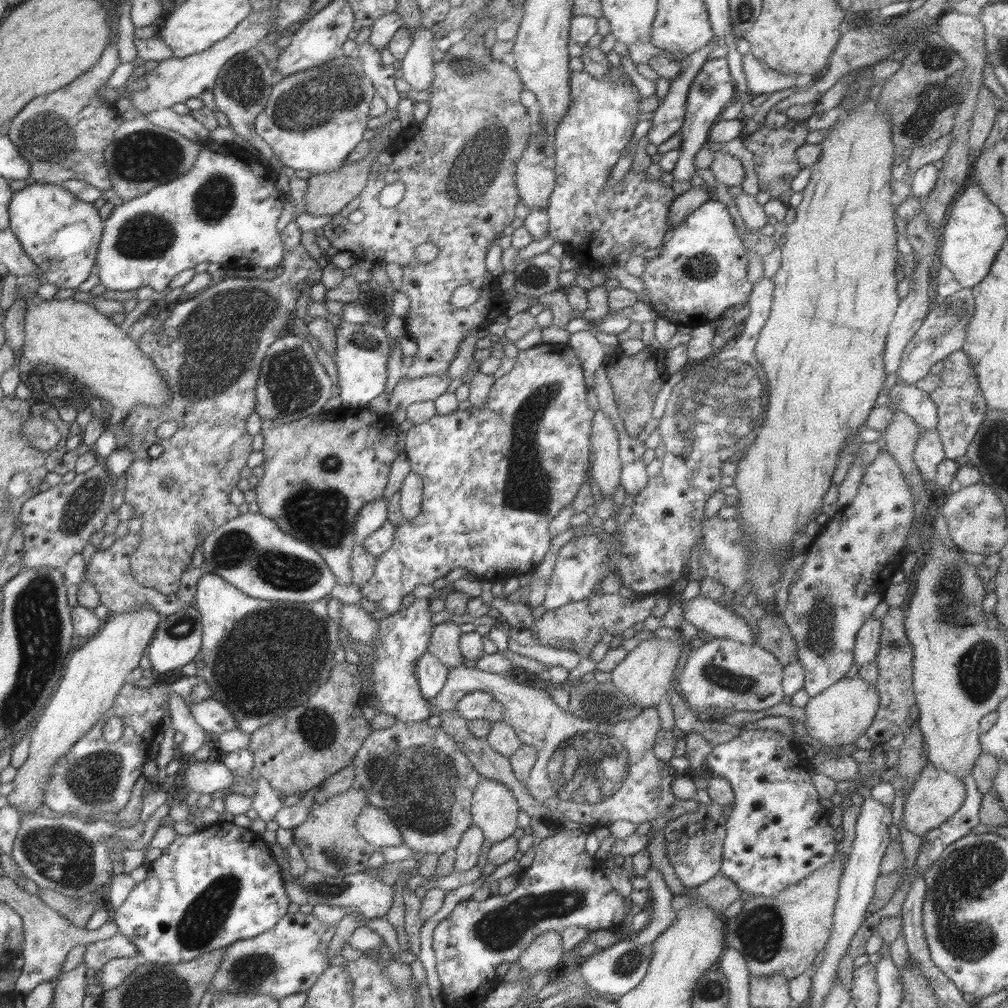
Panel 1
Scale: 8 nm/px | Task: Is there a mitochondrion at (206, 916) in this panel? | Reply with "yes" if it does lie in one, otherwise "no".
yes

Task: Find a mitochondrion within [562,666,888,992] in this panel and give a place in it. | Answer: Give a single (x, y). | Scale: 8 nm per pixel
(760, 931)

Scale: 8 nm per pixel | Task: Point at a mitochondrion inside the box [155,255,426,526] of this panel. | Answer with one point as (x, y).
(219, 337)

